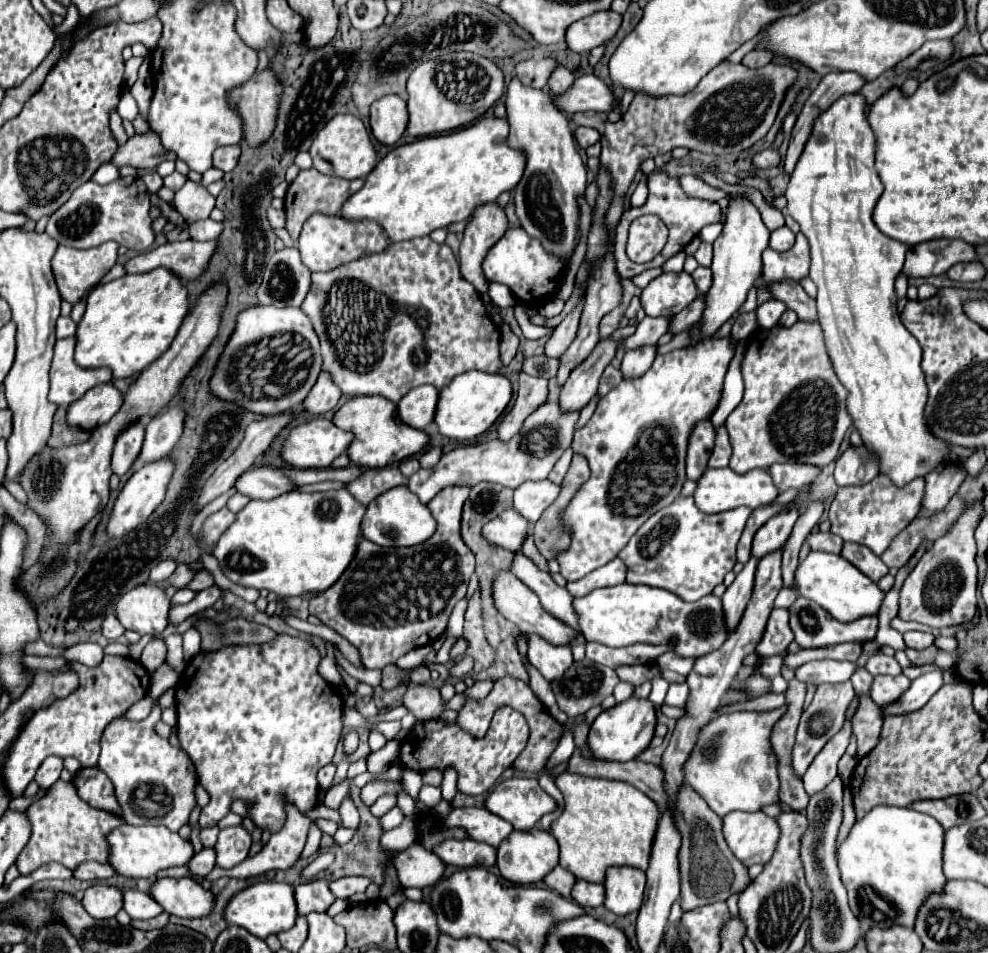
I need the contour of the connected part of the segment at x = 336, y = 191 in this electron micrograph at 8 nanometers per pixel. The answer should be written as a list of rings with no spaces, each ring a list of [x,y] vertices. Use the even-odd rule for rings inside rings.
[[[306,169],[300,171],[300,175],[294,179],[294,183],[288,187],[286,199],[284,199],[284,209],[286,209],[286,229],[292,237],[292,241],[298,241],[298,235],[302,231],[302,225],[306,223],[306,219],[314,213],[328,213],[328,215],[336,215],[340,205],[352,195],[356,193],[360,187],[364,185],[362,179],[354,179],[354,181],[346,181],[346,179],[338,179],[338,177],[330,177],[324,173],[318,173],[316,169]]]

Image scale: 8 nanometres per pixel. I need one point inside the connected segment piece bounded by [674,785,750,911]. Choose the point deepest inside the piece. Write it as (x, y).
(709, 872)

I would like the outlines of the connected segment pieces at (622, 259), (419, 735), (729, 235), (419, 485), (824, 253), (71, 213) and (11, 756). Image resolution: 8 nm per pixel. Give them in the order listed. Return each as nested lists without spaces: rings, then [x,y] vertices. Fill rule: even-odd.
[[[664,171],[650,173],[650,175],[648,175],[648,189],[650,189],[650,193],[648,193],[646,203],[640,205],[640,207],[630,207],[628,211],[624,211],[624,215],[622,215],[622,219],[620,219],[620,225],[618,225],[618,229],[616,229],[616,251],[614,251],[616,267],[618,267],[618,273],[620,273],[622,277],[626,277],[626,279],[630,279],[630,277],[634,277],[634,275],[638,275],[638,273],[642,273],[642,271],[646,271],[646,269],[650,269],[650,267],[660,267],[668,257],[676,255],[678,251],[684,251],[684,247],[700,233],[700,229],[702,229],[704,225],[722,221],[722,209],[720,209],[720,205],[714,203],[714,201],[688,197],[688,195],[682,191],[682,187],[680,187],[680,179],[678,179],[678,177],[670,177],[670,175],[666,175]],[[648,213],[658,215],[658,217],[664,221],[664,225],[668,227],[670,235],[668,235],[668,243],[664,245],[662,253],[656,255],[656,259],[638,265],[638,263],[632,263],[632,261],[626,257],[628,227],[630,227],[630,223],[632,223],[636,217],[648,215]]]
[[[502,707],[496,711],[492,725],[486,737],[482,739],[464,733],[458,725],[448,725],[442,721],[424,721],[416,725],[414,731],[402,741],[400,761],[404,763],[404,767],[410,767],[414,771],[426,769],[444,771],[446,767],[454,765],[458,769],[458,789],[466,795],[482,795],[496,783],[502,771],[508,769],[514,763],[514,759],[524,751],[528,735],[530,731],[526,719],[512,707]]]
[[[736,195],[726,211],[724,231],[714,241],[714,261],[712,261],[712,287],[704,295],[706,307],[700,317],[700,321],[690,329],[690,345],[696,345],[704,339],[710,339],[746,301],[748,291],[756,287],[760,275],[762,275],[762,253],[768,247],[770,241],[770,229],[764,225],[760,211],[746,201],[744,197]]]
[[[546,403],[542,405],[536,413],[532,413],[524,427],[522,433],[512,437],[508,443],[488,441],[480,445],[468,445],[468,447],[458,447],[438,461],[436,467],[432,469],[420,469],[408,479],[408,489],[418,495],[418,499],[426,505],[432,497],[436,497],[442,489],[450,485],[466,485],[472,487],[480,481],[490,481],[490,483],[500,483],[504,487],[516,489],[524,481],[540,481],[546,479],[558,457],[570,447],[572,443],[572,433],[574,433],[574,423],[578,419],[578,413],[564,415],[560,413],[558,403]]]
[[[852,93],[834,101],[830,109],[816,117],[810,139],[790,177],[786,199],[792,219],[800,225],[810,243],[810,279],[818,287],[818,321],[824,331],[824,343],[834,371],[848,389],[848,413],[854,427],[860,431],[864,445],[880,455],[880,471],[902,487],[916,477],[924,477],[936,465],[950,461],[952,457],[948,453],[948,443],[934,439],[926,429],[924,405],[928,389],[920,369],[922,349],[902,325],[896,311],[894,279],[902,271],[906,245],[882,235],[872,221],[872,211],[884,185],[874,167],[876,139],[866,119],[866,107],[866,97],[862,93]]]
[[[126,177],[116,179],[110,185],[96,185],[88,181],[86,185],[78,187],[72,197],[56,209],[46,225],[46,233],[56,239],[58,243],[74,249],[90,249],[98,247],[104,241],[116,241],[120,245],[126,245],[134,251],[146,251],[154,241],[152,231],[152,219],[148,215],[150,211],[150,199],[144,183],[138,177]]]
[[[104,655],[98,667],[86,667],[78,661],[70,661],[68,667],[78,675],[78,689],[74,689],[68,697],[58,697],[50,705],[38,709],[22,729],[18,741],[14,741],[12,749],[6,753],[2,777],[6,779],[6,787],[10,789],[12,797],[20,797],[24,793],[26,785],[34,779],[38,767],[48,755],[62,759],[74,757],[82,767],[94,767],[98,763],[100,735],[104,727],[146,697],[150,689],[148,671],[142,667],[142,663],[130,657]]]

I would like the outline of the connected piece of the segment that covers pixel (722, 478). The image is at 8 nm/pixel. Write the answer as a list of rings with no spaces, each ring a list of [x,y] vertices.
[[[708,467],[704,471],[704,475],[698,479],[698,487],[694,491],[696,507],[702,513],[722,513],[722,511],[728,511],[728,509],[736,509],[740,505],[756,509],[756,507],[762,507],[762,505],[774,501],[776,497],[778,497],[778,491],[772,483],[772,477],[768,475],[768,471],[762,471],[762,469],[754,469],[746,475],[736,475],[728,467],[720,467],[720,469]]]

